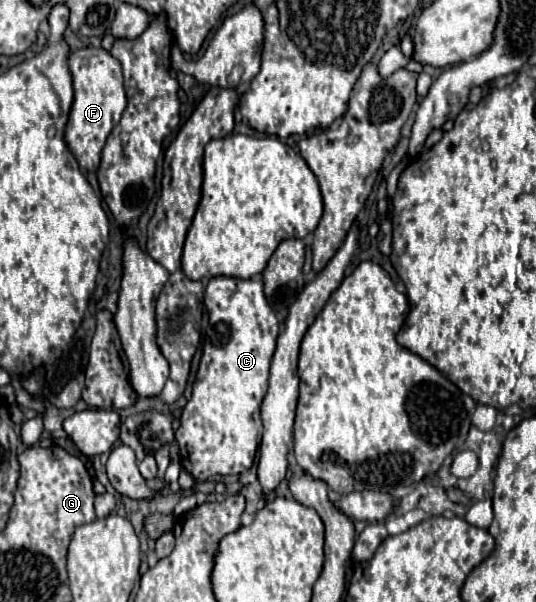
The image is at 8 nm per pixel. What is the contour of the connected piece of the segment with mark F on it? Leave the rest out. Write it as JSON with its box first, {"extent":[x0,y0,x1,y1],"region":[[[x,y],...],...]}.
{"extent":[65,48,127,170],"region":[[[83,48],[71,54],[69,68],[73,74],[75,100],[69,114],[69,126],[65,130],[65,142],[73,150],[83,170],[95,170],[101,162],[105,140],[111,134],[113,126],[121,120],[121,114],[127,106],[121,64],[103,48]]]}

